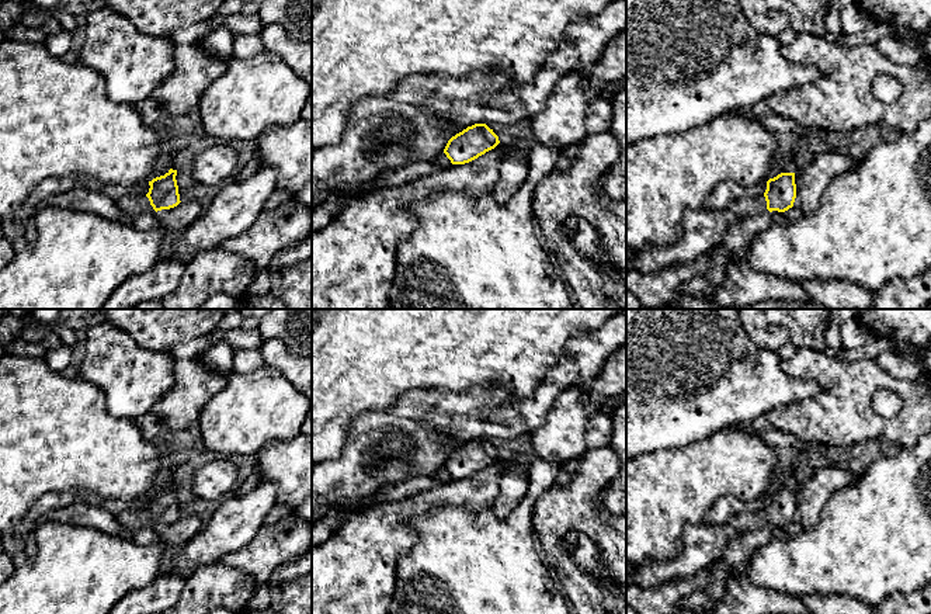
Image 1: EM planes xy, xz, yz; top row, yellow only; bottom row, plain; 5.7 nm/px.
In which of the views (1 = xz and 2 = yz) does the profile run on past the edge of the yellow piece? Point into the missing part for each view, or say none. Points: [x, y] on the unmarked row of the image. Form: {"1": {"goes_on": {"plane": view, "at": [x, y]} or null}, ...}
{"1": {"goes_on": null}, "2": {"goes_on": {"plane": "yz", "at": [750, 520]}}}

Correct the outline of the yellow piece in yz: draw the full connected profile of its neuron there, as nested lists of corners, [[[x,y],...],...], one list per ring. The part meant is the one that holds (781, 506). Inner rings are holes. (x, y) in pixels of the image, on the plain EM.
[[[781,488],[767,496],[762,510],[737,513],[727,524],[740,531],[754,531],[764,525],[785,527],[793,521],[796,513],[795,488]]]

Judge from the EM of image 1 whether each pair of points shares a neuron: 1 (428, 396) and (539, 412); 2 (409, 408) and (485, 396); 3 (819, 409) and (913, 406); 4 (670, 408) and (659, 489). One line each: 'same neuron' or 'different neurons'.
1: same neuron
2: same neuron
3: same neuron
4: different neurons

